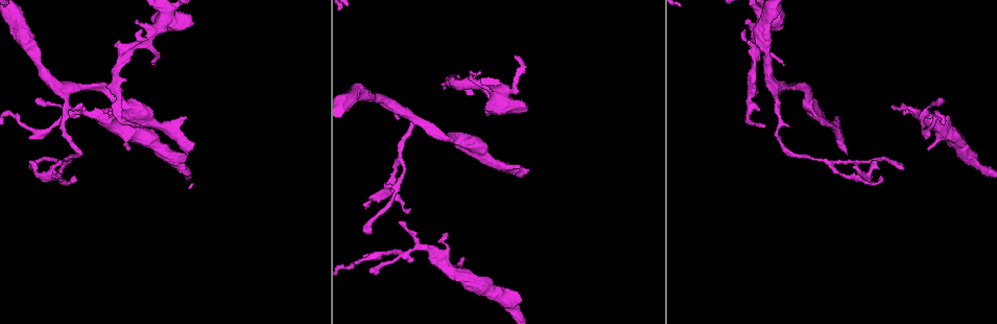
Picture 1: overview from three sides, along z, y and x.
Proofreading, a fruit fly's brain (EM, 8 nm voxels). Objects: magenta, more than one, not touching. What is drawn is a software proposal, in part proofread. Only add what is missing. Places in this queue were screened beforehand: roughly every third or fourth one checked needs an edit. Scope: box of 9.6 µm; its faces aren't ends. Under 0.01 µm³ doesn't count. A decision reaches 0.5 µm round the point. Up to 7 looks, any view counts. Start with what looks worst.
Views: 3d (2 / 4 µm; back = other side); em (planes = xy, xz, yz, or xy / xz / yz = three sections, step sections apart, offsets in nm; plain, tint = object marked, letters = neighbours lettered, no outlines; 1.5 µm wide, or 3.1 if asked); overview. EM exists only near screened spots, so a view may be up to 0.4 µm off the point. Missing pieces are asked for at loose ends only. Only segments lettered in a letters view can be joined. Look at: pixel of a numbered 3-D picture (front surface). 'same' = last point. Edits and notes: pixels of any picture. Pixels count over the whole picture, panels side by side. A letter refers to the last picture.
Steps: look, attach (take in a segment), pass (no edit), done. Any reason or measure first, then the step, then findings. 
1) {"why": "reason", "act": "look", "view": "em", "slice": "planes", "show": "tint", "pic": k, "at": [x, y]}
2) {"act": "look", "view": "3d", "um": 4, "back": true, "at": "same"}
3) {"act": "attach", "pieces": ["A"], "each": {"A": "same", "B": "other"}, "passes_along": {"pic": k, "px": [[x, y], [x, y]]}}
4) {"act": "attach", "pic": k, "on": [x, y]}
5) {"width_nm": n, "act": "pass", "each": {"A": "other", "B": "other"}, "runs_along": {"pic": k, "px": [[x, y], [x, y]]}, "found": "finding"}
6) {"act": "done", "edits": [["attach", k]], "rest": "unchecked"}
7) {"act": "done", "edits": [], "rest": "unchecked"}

{"why": "free end", "act": "look", "view": "3d", "um": 4, "pic": 1, "at": [140, 24]}

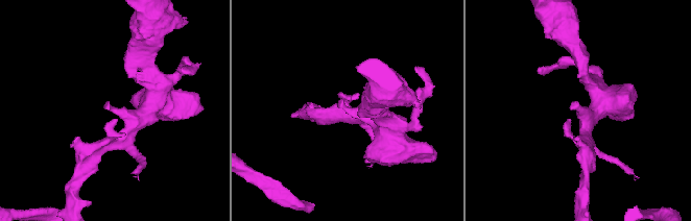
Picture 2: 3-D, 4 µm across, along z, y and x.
{"act": "look", "view": "em", "slice": "yz", "step": 4, "show": "letters", "pic": 2, "at": [110, 109]}

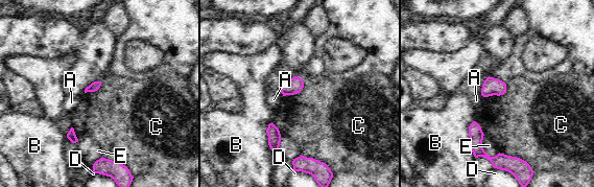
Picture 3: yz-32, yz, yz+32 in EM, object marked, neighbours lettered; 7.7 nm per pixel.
{"act": "pass", "each": {"A": "other", "B": "other", "C": "other", "D": "other", "E": "other"}, "border": {"pic": 3, "px": [[506, 84], [502, 94], [483, 97]]}, "found": "no lettered segment goes on from it"}

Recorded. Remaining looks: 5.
{"why": "branch stops here", "act": "look", "view": "3d", "um": 4, "back": true, "pic": 1, "at": [72, 107]}

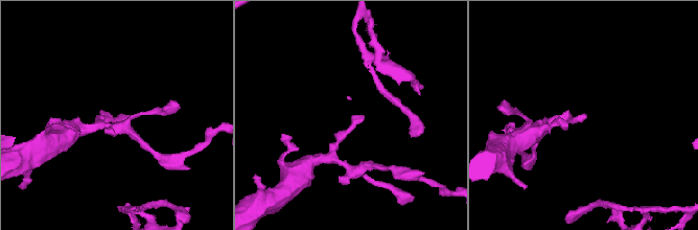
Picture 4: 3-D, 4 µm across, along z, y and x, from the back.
{"act": "look", "view": "em", "slice": "planes", "show": "letters", "pic": 4, "at": [358, 116]}

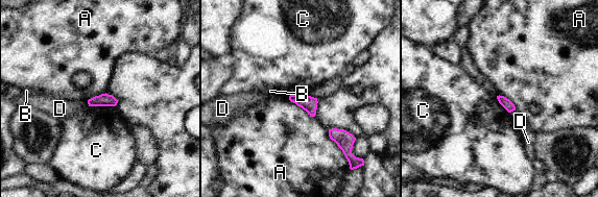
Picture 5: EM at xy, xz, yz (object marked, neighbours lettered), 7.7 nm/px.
{"width_nm": 80, "act": "pass", "each": {"A": "other", "B": "other", "C": "other", "D": "other"}, "found": "no lettered segment goes on from it"}

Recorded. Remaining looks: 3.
{"act": "done", "edits": [], "rest": "unchecked"}

